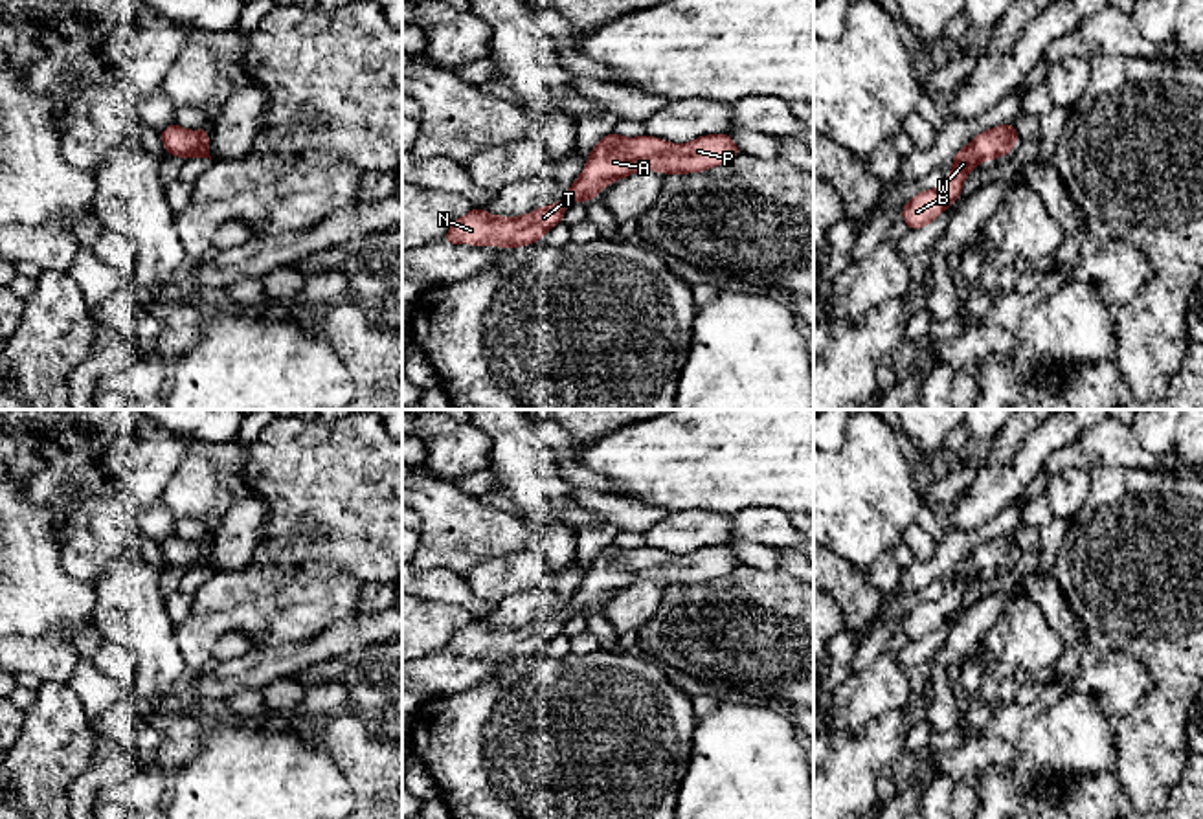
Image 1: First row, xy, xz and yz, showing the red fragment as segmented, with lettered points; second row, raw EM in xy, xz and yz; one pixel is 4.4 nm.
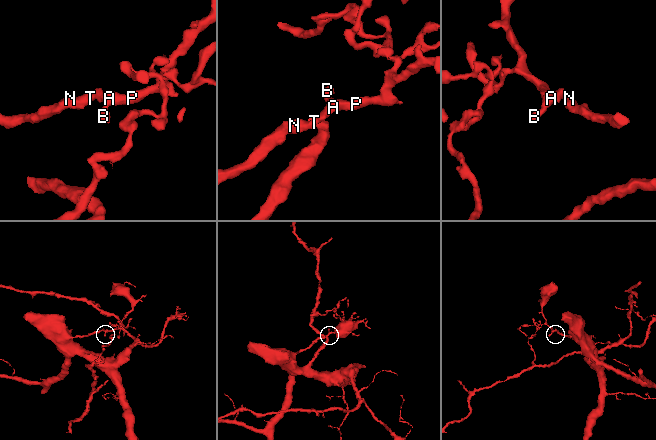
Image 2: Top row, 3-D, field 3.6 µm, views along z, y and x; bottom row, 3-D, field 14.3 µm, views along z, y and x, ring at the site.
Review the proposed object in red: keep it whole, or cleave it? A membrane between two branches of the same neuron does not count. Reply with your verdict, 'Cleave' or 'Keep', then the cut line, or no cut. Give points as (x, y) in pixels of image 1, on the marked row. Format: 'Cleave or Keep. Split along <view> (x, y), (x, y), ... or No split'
Keep. No split

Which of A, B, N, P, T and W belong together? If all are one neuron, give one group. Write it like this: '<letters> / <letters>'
A B N P T W

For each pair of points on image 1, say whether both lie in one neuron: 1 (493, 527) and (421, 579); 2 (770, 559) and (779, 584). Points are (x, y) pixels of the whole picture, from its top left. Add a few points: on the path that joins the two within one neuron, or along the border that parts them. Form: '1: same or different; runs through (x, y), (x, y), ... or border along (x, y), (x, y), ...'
1: different; border along (421, 570), (450, 570), (465, 577)
2: different; border along (741, 562), (752, 568), (781, 572)

